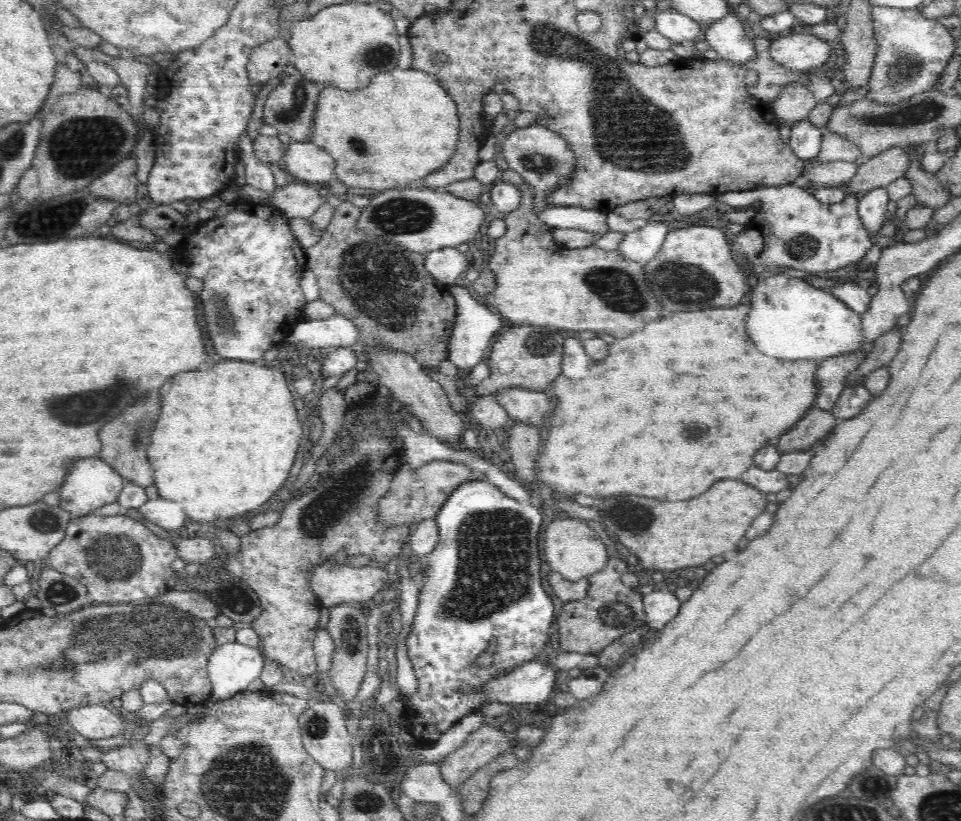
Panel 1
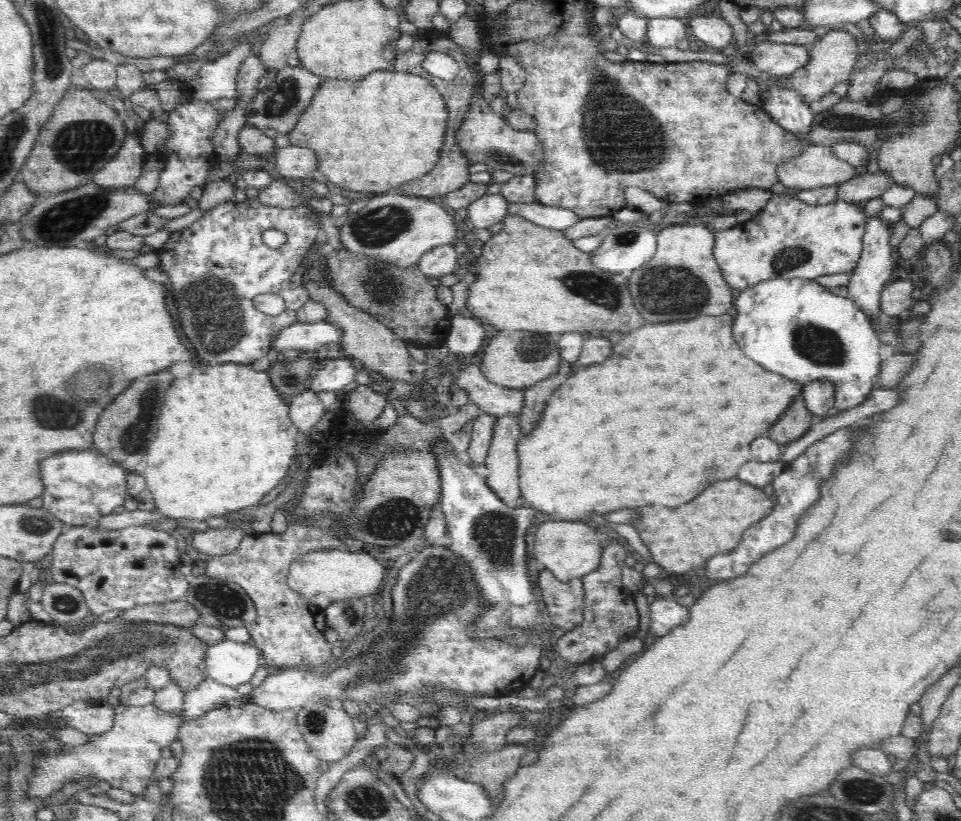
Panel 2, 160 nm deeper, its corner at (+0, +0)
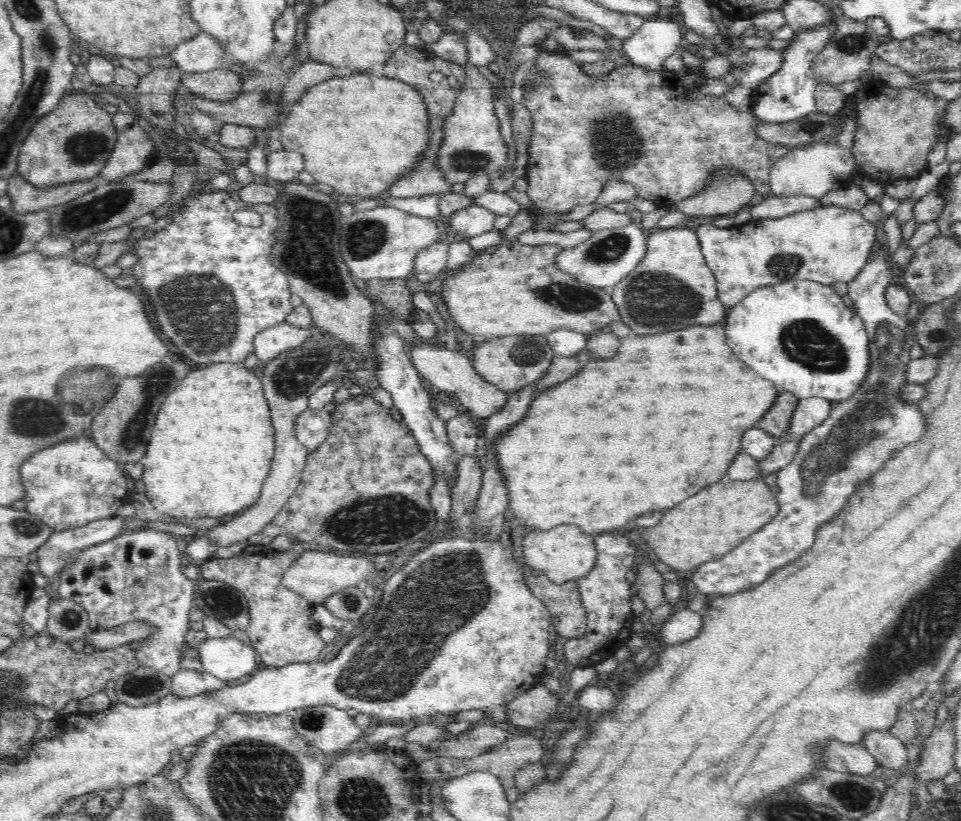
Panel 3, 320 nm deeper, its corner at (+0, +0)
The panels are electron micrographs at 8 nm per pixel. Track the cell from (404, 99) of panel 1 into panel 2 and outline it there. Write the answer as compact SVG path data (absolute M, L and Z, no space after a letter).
M377 70L358 81L322 80L312 102L286 136L292 146L314 151L321 178L352 192L386 193L430 172L441 156L449 111L429 79L394 70Z

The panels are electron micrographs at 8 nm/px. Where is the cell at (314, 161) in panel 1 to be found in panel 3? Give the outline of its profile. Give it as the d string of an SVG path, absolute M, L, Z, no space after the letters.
M286 149L279 151L267 151L266 176L281 182L297 180L298 175L304 168L303 156L297 152Z

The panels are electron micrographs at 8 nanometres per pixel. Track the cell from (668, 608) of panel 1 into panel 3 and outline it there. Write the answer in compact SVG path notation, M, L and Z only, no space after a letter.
M690 609L669 613L666 621L655 630L655 635L666 644L688 642L702 630L702 614Z

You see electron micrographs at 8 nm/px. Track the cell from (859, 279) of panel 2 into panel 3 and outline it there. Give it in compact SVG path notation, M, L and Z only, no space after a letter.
M876 252L868 264L862 266L858 276L848 282L847 294L852 299L856 314L865 323L866 333L870 338L870 370L865 381L857 392L848 401L840 402L830 411L829 417L820 423L816 428L807 432L799 440L798 449L794 458L788 466L777 472L777 486L779 493L776 495L779 511L778 516L772 518L762 530L746 538L738 548L724 554L720 560L704 562L697 569L691 578L692 582L702 594L738 594L738 590L748 590L750 586L758 586L758 582L764 582L778 566L786 566L786 562L794 562L802 550L808 550L814 544L814 534L818 532L818 526L822 522L830 522L846 502L832 502L832 500L846 500L850 494L854 494L854 488L862 478L870 478L874 470L880 470L886 464L886 458L898 450L898 446L906 446L906 442L918 442L922 434L926 434L926 420L922 414L918 414L918 406L904 402L900 397L902 386L907 383L906 372L911 362L910 350L917 343L915 332L912 330L912 323L905 316L897 315L885 299L885 290L891 284L892 270L888 266L888 252Z

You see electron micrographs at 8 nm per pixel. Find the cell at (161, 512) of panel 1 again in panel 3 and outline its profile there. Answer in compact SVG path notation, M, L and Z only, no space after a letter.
M114 515L63 531L54 531L36 552L40 574L51 577L62 571L76 551L106 542L124 532L124 517Z

